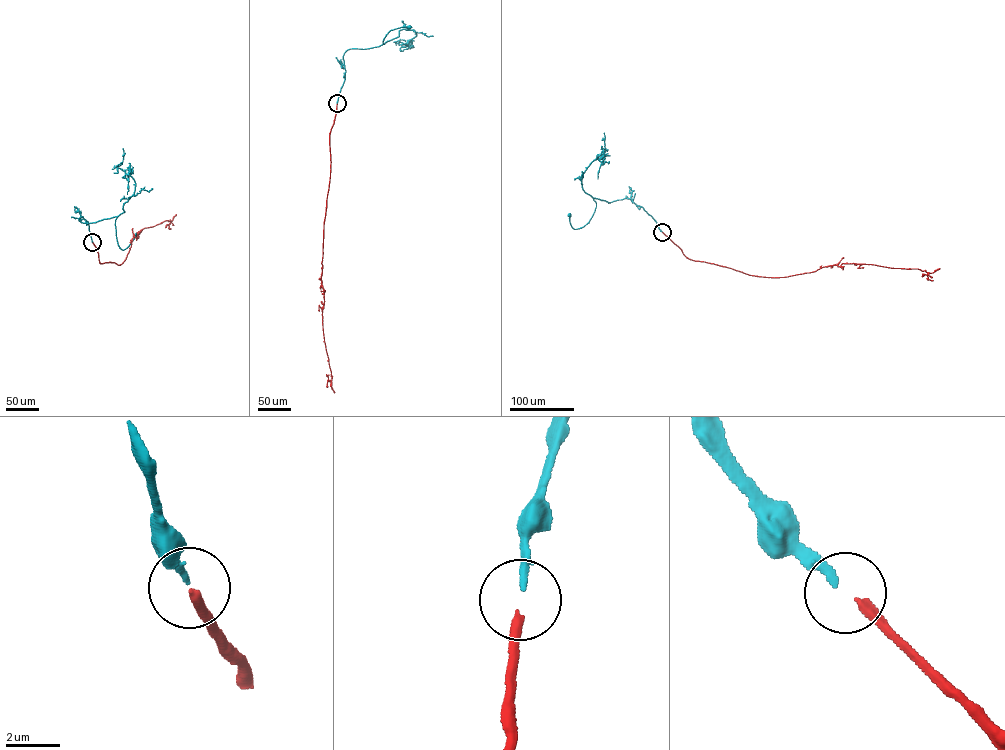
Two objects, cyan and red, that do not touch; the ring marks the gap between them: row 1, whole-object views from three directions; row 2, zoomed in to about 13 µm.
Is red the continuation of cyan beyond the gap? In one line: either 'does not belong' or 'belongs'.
belongs

